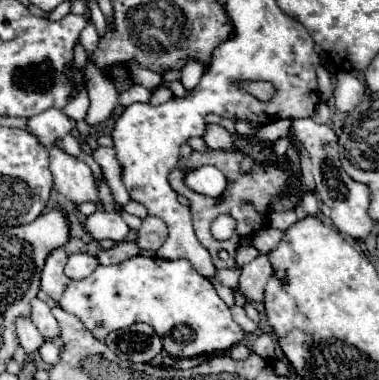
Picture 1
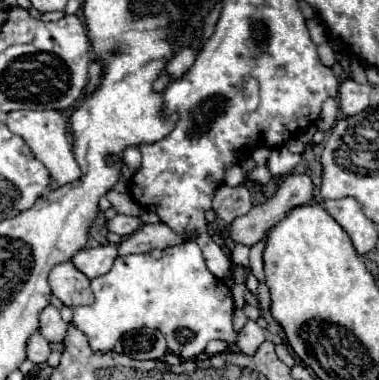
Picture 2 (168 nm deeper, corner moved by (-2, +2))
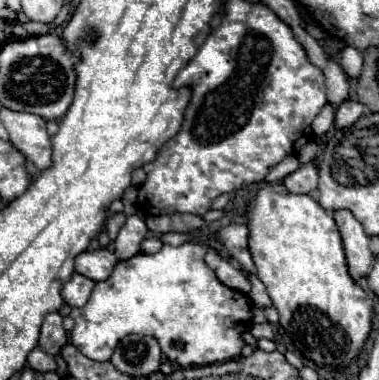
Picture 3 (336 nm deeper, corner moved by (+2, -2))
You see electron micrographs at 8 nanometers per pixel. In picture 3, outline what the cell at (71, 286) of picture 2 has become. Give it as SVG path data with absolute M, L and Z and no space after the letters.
M74 272L72 278L62 284L62 298L64 298L64 302L70 304L72 308L80 308L90 298L90 292L92 292L94 284L96 284L94 280Z

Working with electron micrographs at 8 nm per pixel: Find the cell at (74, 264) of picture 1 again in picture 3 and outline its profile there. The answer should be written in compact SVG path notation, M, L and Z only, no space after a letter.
M108 248L86 250L76 256L76 272L94 282L100 282L112 274L116 262L118 262L118 258Z

